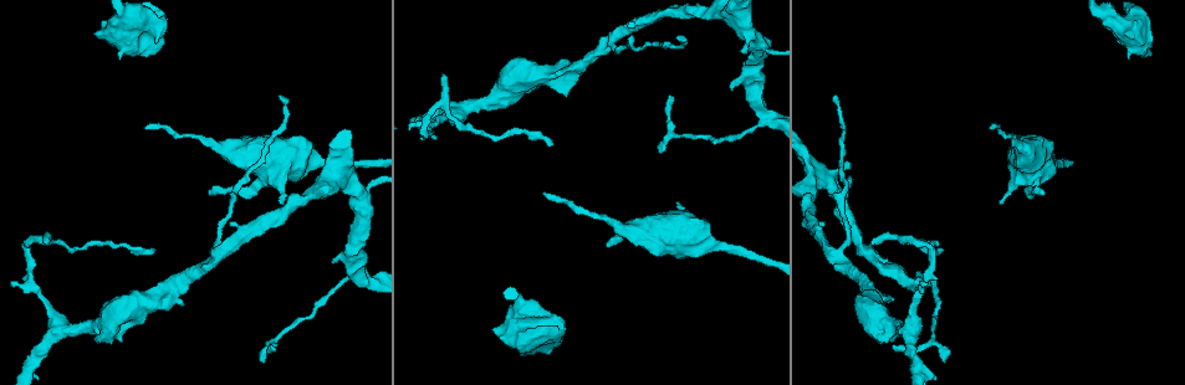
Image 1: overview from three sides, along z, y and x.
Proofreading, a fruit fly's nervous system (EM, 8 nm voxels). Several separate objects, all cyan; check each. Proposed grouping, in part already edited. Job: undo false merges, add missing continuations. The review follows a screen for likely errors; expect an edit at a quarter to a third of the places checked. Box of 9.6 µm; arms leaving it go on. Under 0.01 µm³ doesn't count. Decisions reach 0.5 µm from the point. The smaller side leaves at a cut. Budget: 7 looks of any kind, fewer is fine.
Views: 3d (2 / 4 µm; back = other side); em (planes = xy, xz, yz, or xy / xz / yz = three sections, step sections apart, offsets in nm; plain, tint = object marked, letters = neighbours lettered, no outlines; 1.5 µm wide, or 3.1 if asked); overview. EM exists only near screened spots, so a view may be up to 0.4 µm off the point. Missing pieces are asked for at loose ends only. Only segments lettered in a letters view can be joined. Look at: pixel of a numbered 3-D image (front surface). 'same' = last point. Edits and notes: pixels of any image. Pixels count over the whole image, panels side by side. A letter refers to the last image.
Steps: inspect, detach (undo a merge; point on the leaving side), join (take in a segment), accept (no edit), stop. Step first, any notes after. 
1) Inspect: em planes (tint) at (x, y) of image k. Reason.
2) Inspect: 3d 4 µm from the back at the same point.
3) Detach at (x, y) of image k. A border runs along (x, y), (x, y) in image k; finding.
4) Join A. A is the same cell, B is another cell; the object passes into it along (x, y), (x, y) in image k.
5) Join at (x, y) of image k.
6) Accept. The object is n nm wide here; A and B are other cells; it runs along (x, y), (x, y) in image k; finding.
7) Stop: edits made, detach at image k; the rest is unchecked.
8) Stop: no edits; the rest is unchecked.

Inspect: em planes (tint) at (282, 204) of image 1. Branch stops here.

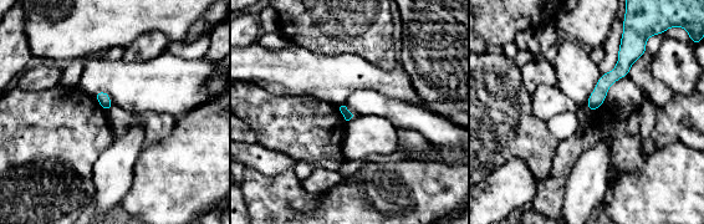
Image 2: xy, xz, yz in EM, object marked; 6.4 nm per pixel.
Inspect: em planes (letters) at the same point.

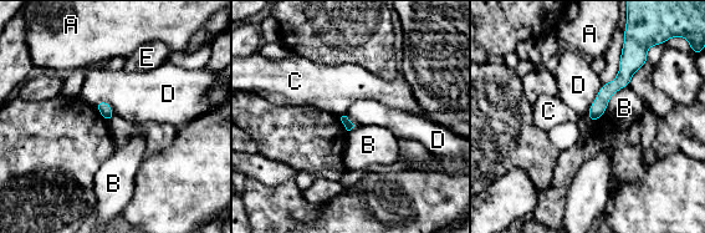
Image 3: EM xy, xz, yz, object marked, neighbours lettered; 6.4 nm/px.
Accept. The longest contact is with B, 280 nm; A, B, C, D and E are other cells; it runs along (631, 56), (592, 117) in image 3; none of them fits.

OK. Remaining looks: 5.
Inspect: em planes (letters) at (549, 146) of image 1. Thin end.

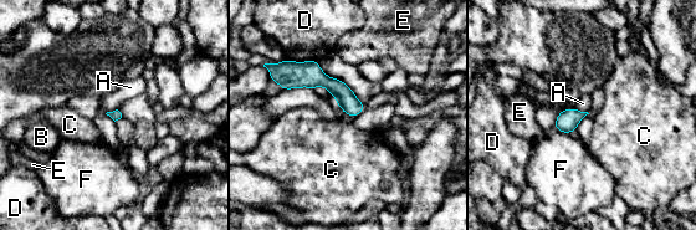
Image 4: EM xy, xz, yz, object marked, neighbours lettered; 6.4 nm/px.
Accept. The object is 70 nm wide here; A, B, C, D, E and F are other cells; it runs along (285, 76), (327, 81), (361, 107) in image 4; no lettered segment goes on from it.

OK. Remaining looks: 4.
Inspect: 3d 4 µm at (460, 114) of image 1. Abrupt turn.

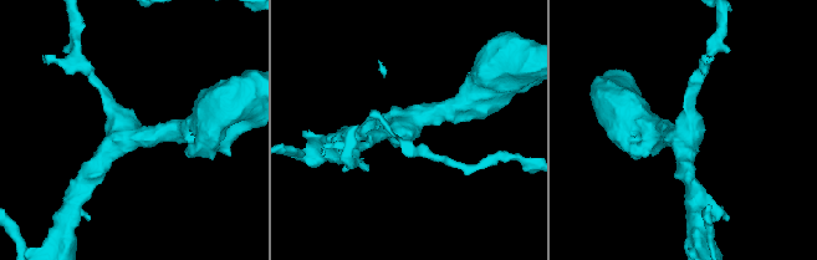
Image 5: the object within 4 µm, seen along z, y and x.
Inspect: em xy step 8 (letters) at (681, 132) of image 5. 3 arms meet here.

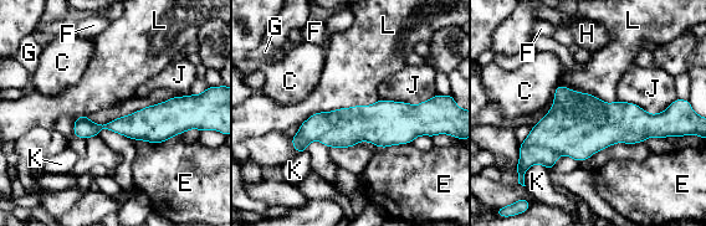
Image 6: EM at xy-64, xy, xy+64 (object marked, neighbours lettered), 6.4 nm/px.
Accept. The longest contact is with L, 550 nm; C, E, F, G, H, J, K and L are other cells; a border runs along (378, 98), (313, 112), (300, 124) in image 6; one neuron here.

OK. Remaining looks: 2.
Stop: no edits; the rest is unchecked.

